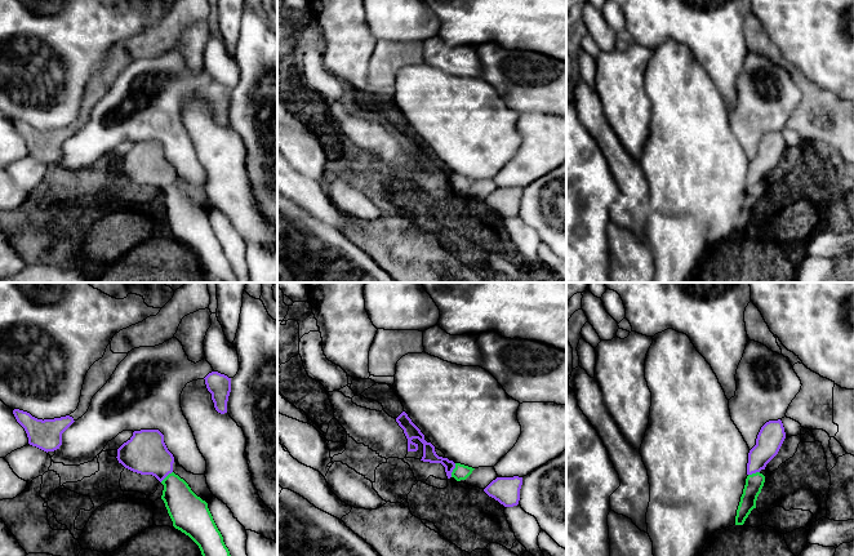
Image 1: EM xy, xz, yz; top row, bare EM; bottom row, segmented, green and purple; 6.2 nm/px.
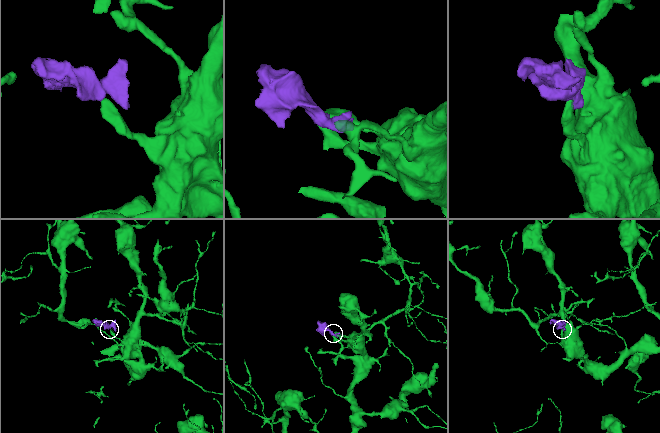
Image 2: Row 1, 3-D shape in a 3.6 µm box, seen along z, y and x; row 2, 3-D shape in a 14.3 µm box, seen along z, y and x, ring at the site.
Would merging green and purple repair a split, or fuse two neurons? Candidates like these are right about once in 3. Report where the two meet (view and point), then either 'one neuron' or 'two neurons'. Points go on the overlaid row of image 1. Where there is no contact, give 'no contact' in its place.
xz (453, 470) | two neurons

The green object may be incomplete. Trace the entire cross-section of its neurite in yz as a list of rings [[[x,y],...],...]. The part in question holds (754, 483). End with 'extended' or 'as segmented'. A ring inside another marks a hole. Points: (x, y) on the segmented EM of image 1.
[[[760,472],[748,475],[740,502],[737,510],[735,525],[743,525],[748,515],[756,508],[756,501],[765,482],[765,476]]] | as segmented

